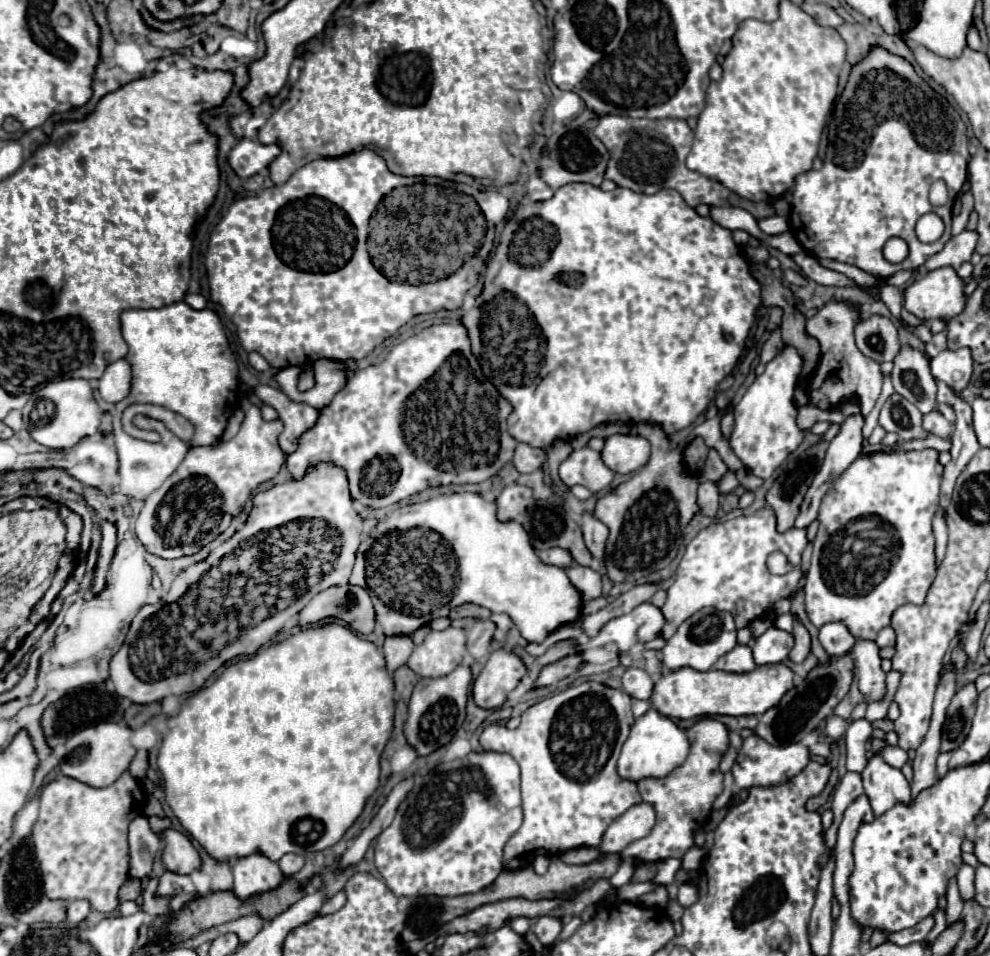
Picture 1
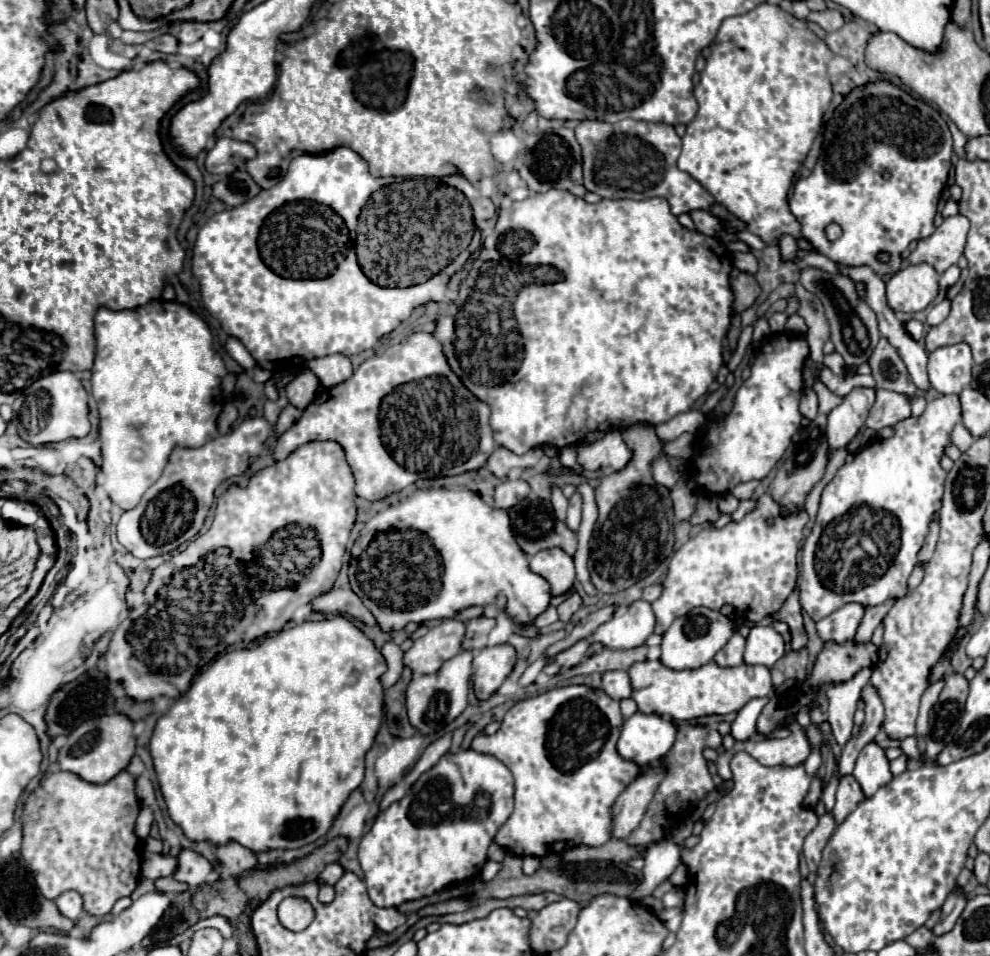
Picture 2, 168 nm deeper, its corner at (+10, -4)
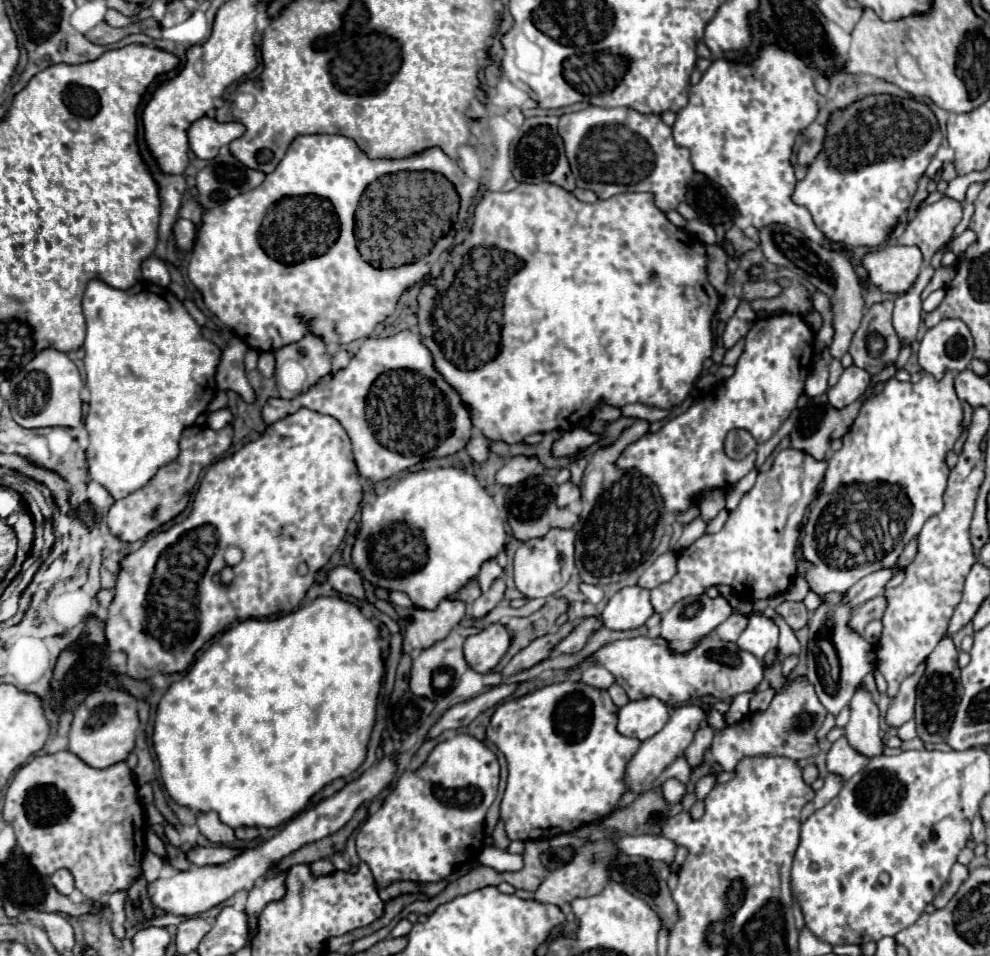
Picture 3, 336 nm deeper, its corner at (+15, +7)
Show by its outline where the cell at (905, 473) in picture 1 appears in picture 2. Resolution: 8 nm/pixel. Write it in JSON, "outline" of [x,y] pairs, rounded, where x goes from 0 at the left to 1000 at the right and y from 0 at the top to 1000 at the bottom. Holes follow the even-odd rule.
{"outline":[[[951,413],[936,422],[930,436],[918,436],[902,445],[902,457],[880,459],[864,478],[854,484],[843,499],[835,505],[829,518],[827,537],[815,570],[811,572],[811,606],[809,606],[809,635],[821,647],[827,650],[854,631],[872,631],[876,635],[888,633],[898,624],[912,624],[916,620],[916,606],[924,593],[926,576],[938,558],[938,547],[942,539],[951,532],[955,493],[951,480],[955,478],[955,468],[961,463],[961,451],[965,442],[971,440],[971,424],[967,413]],[[878,528],[880,532],[900,535],[906,543],[898,547],[890,543],[890,551],[898,549],[898,566],[890,566],[890,591],[876,591],[874,597],[870,589],[852,589],[847,583],[845,558],[841,553],[841,543],[854,539],[860,530]]]}

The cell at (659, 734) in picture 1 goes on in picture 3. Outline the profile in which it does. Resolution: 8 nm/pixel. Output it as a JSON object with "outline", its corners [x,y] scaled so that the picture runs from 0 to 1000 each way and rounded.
{"outline":[[[651,730],[634,734],[624,745],[624,766],[628,770],[644,772],[646,776],[665,768],[677,751],[675,738],[665,730]]]}

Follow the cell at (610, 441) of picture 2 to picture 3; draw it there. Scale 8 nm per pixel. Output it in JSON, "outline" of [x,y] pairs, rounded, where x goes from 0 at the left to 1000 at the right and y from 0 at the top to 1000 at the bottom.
{"outline":[[[580,448],[576,452],[570,452],[568,458],[564,462],[560,462],[558,467],[558,475],[560,477],[578,477],[584,471],[596,469],[598,464],[602,464],[608,458],[608,454],[598,454],[590,448]]]}

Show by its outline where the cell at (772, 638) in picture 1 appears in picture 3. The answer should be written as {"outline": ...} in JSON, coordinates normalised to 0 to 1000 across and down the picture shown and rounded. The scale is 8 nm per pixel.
{"outline":[[[762,630],[762,644],[756,646],[754,659],[745,667],[745,676],[754,682],[760,682],[766,690],[772,688],[772,684],[786,676],[786,655],[772,644],[776,630]]]}

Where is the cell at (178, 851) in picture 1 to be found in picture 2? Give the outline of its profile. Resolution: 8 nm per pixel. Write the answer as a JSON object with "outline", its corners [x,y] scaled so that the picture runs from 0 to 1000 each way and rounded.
{"outline":[[[185,888],[181,894],[181,907],[177,911],[177,919],[189,924],[193,930],[199,930],[207,924],[207,917],[215,911],[215,905],[201,892]]]}

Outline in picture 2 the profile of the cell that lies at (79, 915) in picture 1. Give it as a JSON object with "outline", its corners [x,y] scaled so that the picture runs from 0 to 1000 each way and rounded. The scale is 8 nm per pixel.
{"outline":[[[66,932],[62,934],[58,940],[56,940],[56,947],[60,949],[60,953],[70,959],[70,961],[78,961],[84,953],[84,942],[82,942],[82,936],[78,932]]]}

